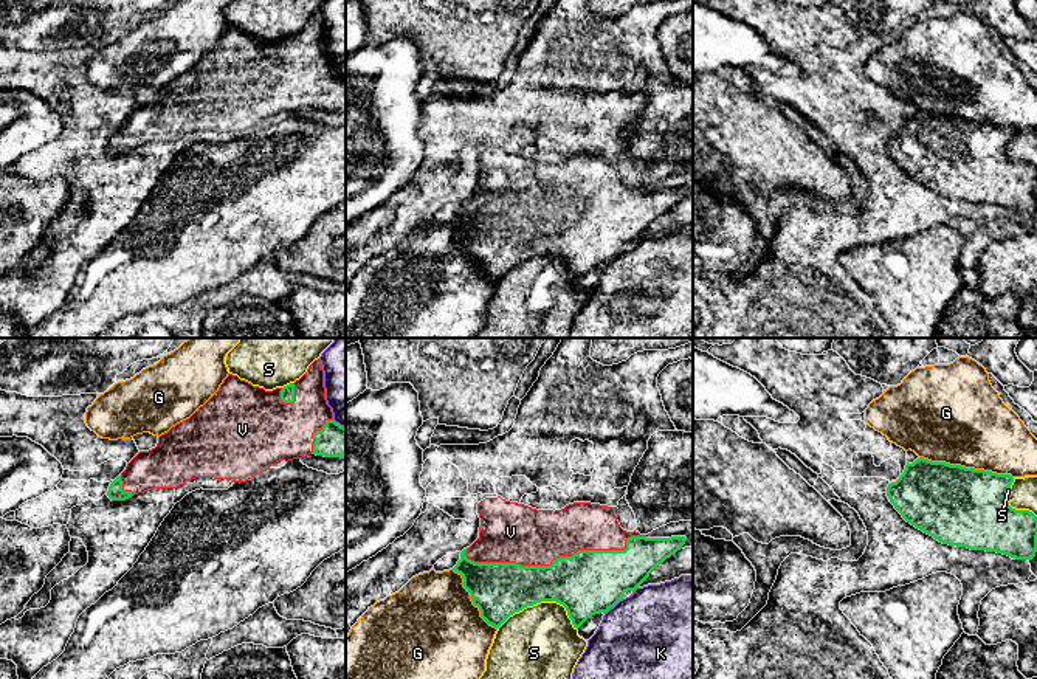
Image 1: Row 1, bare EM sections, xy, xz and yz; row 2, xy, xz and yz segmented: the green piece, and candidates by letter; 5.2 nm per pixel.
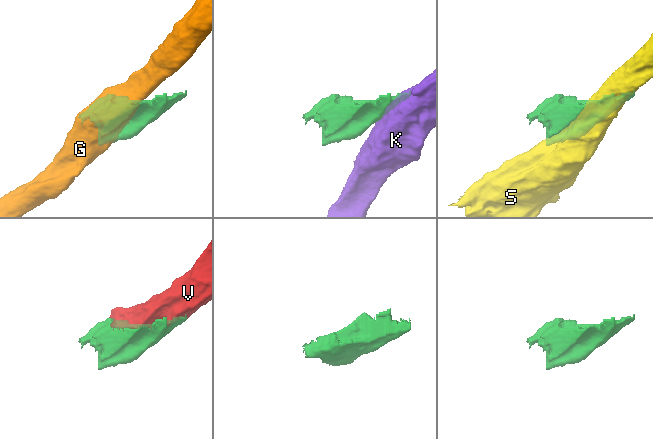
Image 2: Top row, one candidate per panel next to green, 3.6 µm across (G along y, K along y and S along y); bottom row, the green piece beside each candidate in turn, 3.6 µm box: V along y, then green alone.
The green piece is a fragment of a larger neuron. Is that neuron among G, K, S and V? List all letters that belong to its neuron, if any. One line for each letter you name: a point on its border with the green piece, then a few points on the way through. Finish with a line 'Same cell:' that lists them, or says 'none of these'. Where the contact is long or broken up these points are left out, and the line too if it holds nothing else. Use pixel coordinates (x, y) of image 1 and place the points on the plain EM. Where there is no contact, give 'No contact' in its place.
V: Touches green at xz (557, 211)
Same cell: V

